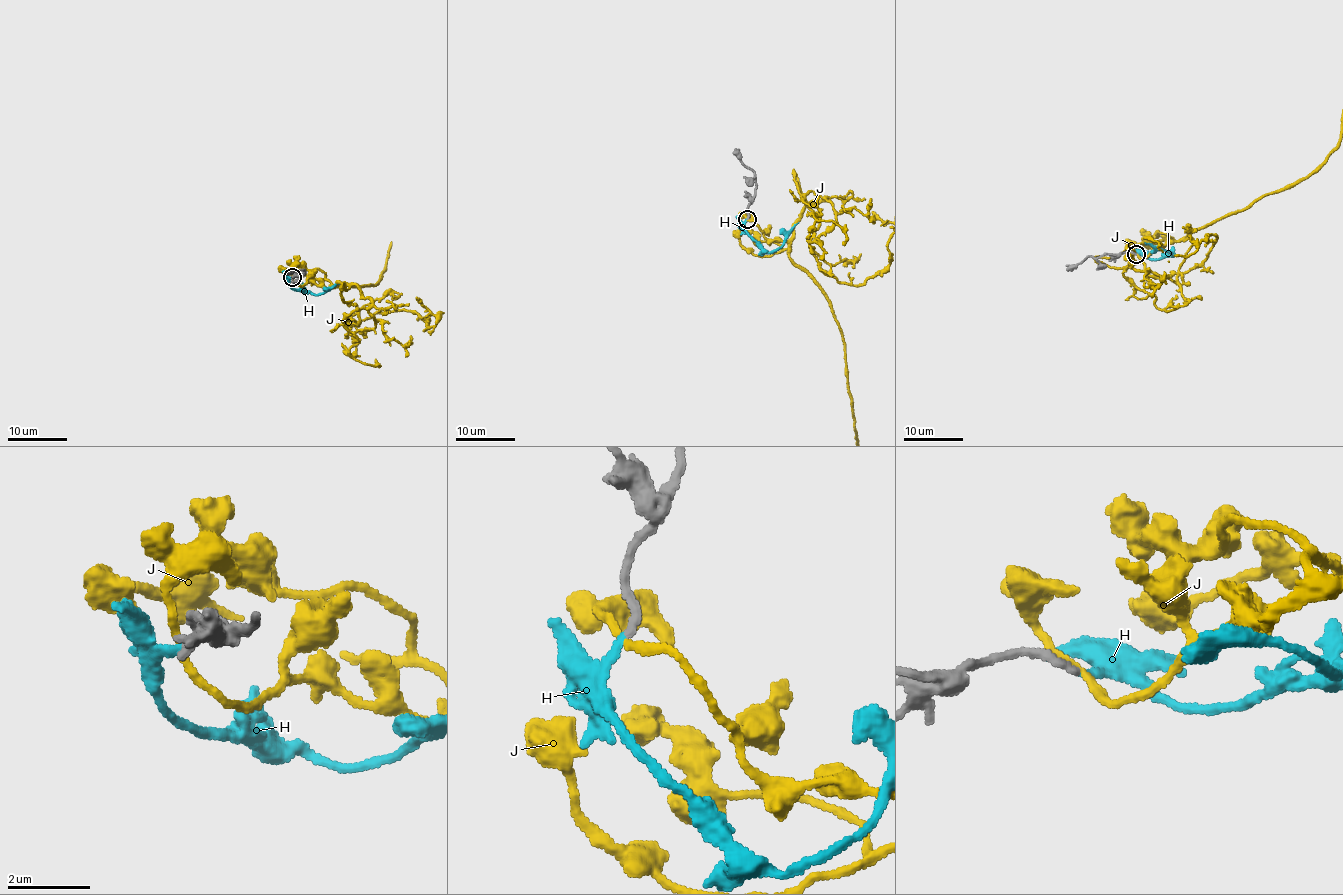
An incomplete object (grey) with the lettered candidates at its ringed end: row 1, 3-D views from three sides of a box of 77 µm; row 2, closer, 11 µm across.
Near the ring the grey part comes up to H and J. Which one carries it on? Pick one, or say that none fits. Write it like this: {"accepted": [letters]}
{"accepted": ["H"]}

